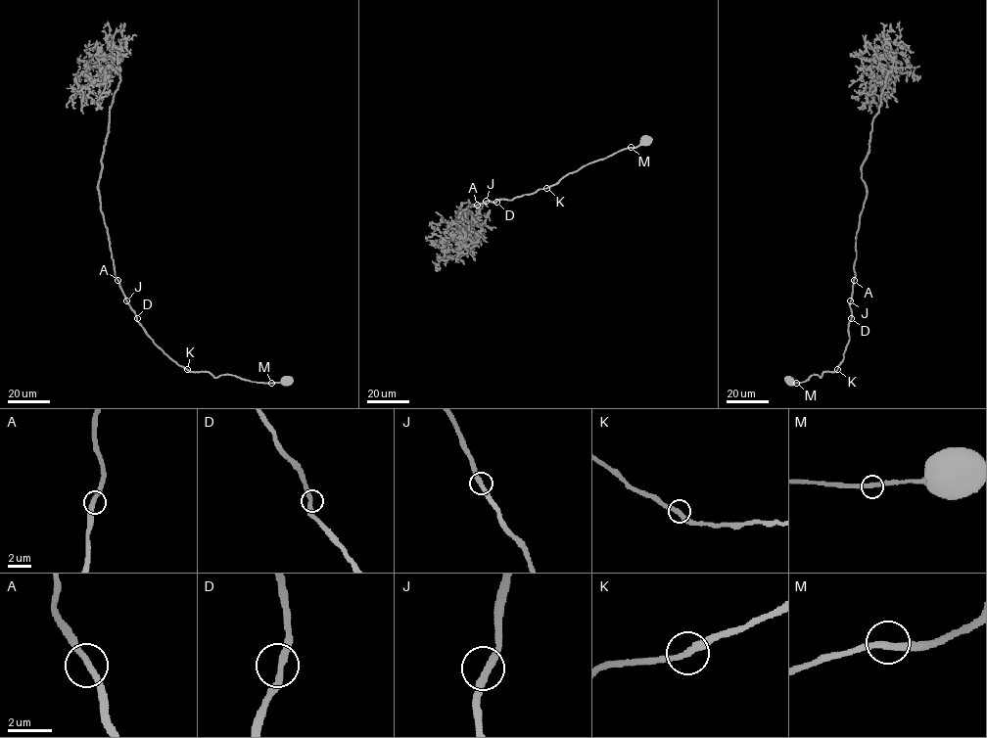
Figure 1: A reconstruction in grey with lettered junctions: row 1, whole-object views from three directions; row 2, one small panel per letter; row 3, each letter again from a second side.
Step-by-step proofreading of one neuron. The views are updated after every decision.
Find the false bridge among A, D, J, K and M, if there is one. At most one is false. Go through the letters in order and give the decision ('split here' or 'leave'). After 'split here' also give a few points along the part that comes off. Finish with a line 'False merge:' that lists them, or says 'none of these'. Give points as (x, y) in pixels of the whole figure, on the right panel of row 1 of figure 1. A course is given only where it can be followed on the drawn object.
A: leave
D: leave
J: leave
K: split here; course (837, 369), (824, 371), (821, 377), (813, 374), (805, 382), (787, 380)
M: leave
False merge: K

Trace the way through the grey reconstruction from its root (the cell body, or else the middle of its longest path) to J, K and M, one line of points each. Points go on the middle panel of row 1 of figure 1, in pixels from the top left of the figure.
J: (645, 141), (583, 165), (556, 184), (533, 193), (510, 201), (486, 201)
K: (645, 141), (583, 165), (546, 188)
M: (645, 141), (631, 147)

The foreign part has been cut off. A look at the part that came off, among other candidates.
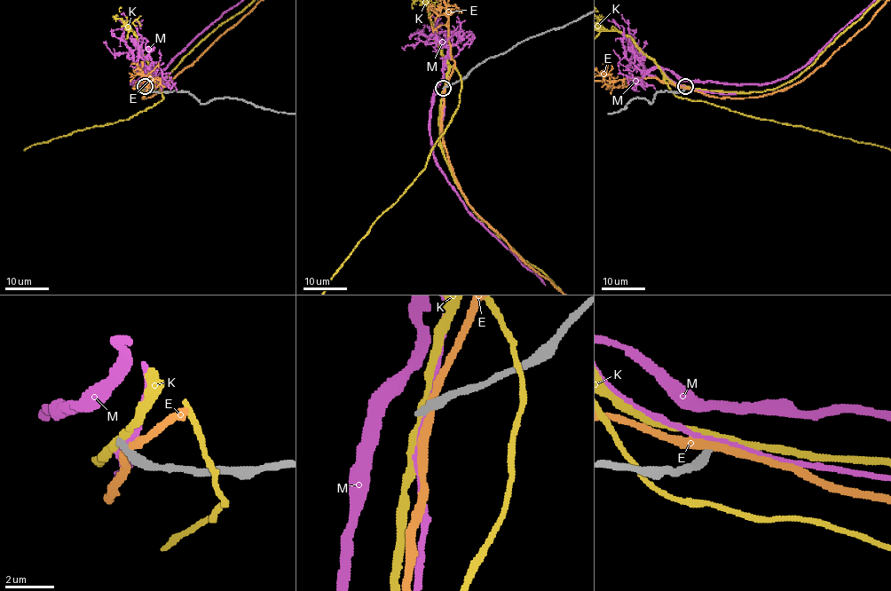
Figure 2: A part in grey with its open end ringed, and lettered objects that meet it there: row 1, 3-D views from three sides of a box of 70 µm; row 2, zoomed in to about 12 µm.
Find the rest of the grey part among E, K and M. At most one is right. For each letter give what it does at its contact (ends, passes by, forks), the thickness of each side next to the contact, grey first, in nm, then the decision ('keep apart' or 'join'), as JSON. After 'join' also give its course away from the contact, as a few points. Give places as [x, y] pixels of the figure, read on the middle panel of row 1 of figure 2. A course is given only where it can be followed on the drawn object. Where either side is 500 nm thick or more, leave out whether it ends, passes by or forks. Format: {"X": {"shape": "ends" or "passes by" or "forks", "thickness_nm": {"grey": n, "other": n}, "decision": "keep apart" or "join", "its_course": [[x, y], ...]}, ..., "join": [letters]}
{"E": {"shape": "passes by", "thickness_nm": {"grey": 440, "other": 300}, "decision": "keep apart"}, "K": {"shape": "passes by", "thickness_nm": {"grey": 340, "other": 340}, "decision": "keep apart"}, "M": {"shape": "passes by", "thickness_nm": {"grey": 360, "other": 240}, "decision": "keep apart"}, "join": []}

